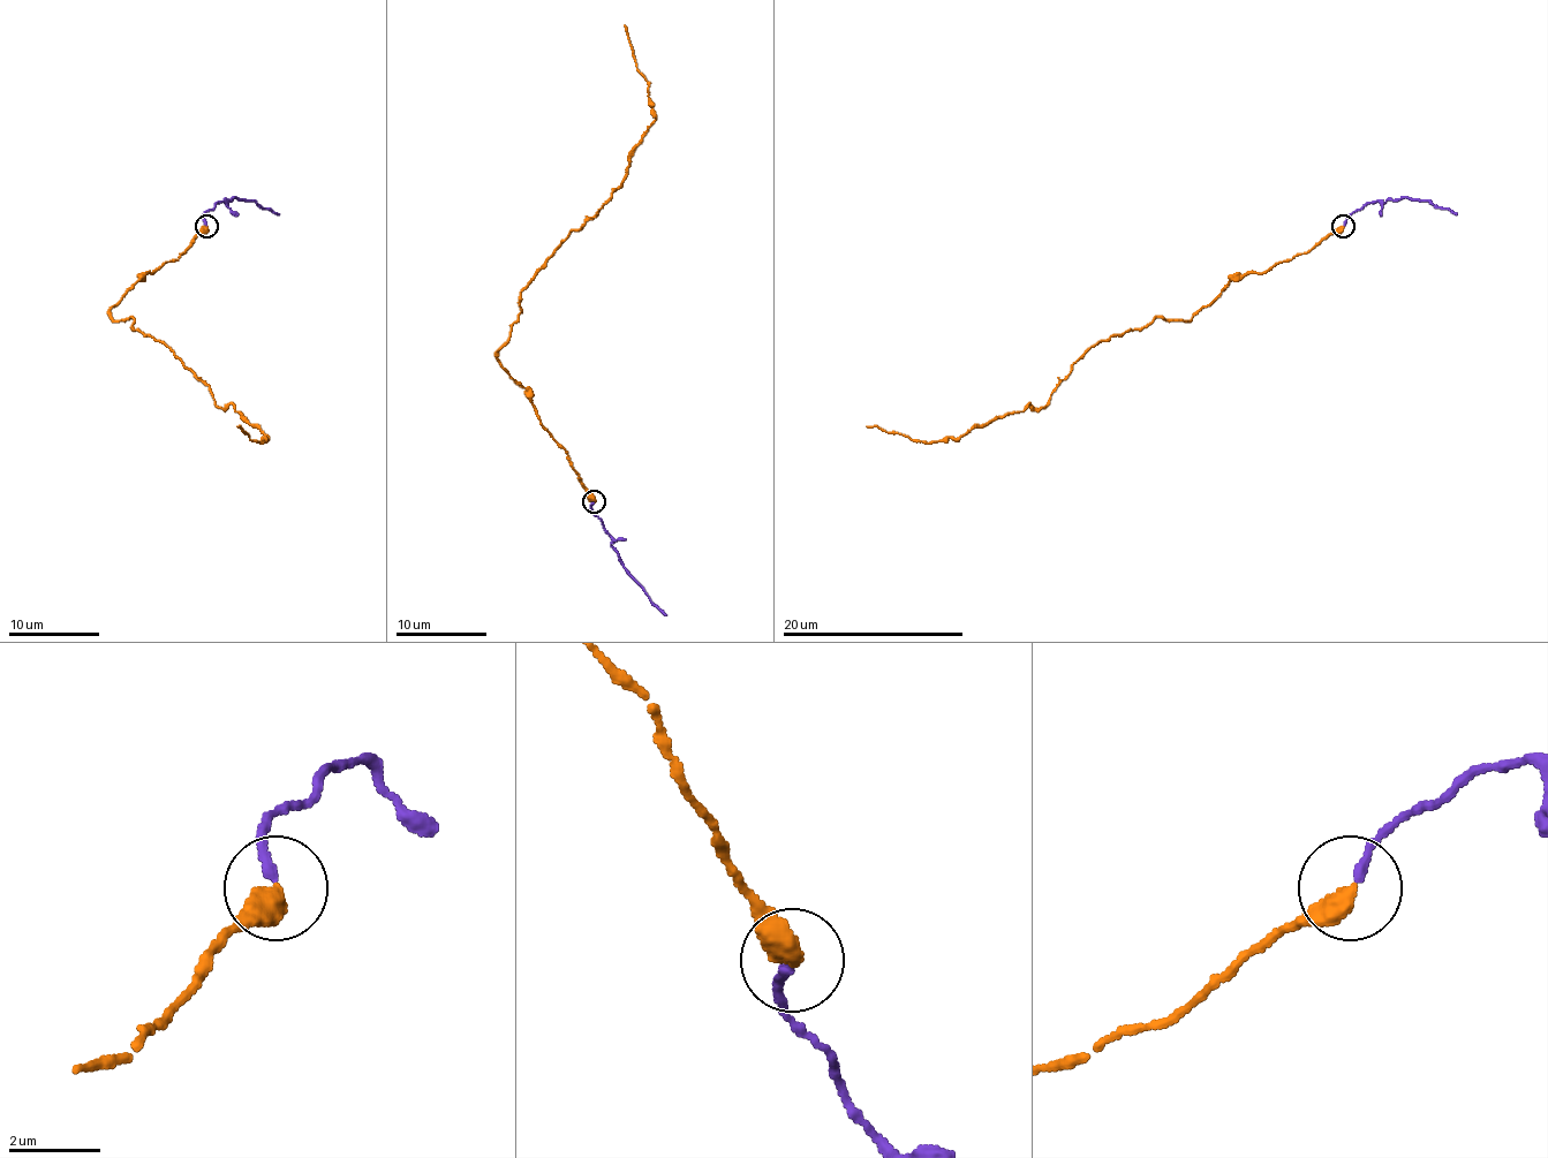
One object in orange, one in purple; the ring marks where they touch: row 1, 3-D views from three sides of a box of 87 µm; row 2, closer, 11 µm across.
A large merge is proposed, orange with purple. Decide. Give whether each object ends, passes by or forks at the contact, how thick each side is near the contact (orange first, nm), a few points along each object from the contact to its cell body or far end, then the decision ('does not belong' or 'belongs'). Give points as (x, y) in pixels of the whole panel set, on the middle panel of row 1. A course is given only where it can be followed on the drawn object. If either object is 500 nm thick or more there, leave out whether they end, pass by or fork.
500 nm thick on the orange side, 200 nm on the other; orange runs (594, 500), (496, 353), (521, 312), (521, 289), (619, 187), (656, 119), (624, 25); purple runs (594, 502), (594, 514), (621, 565), (666, 614); belongs

